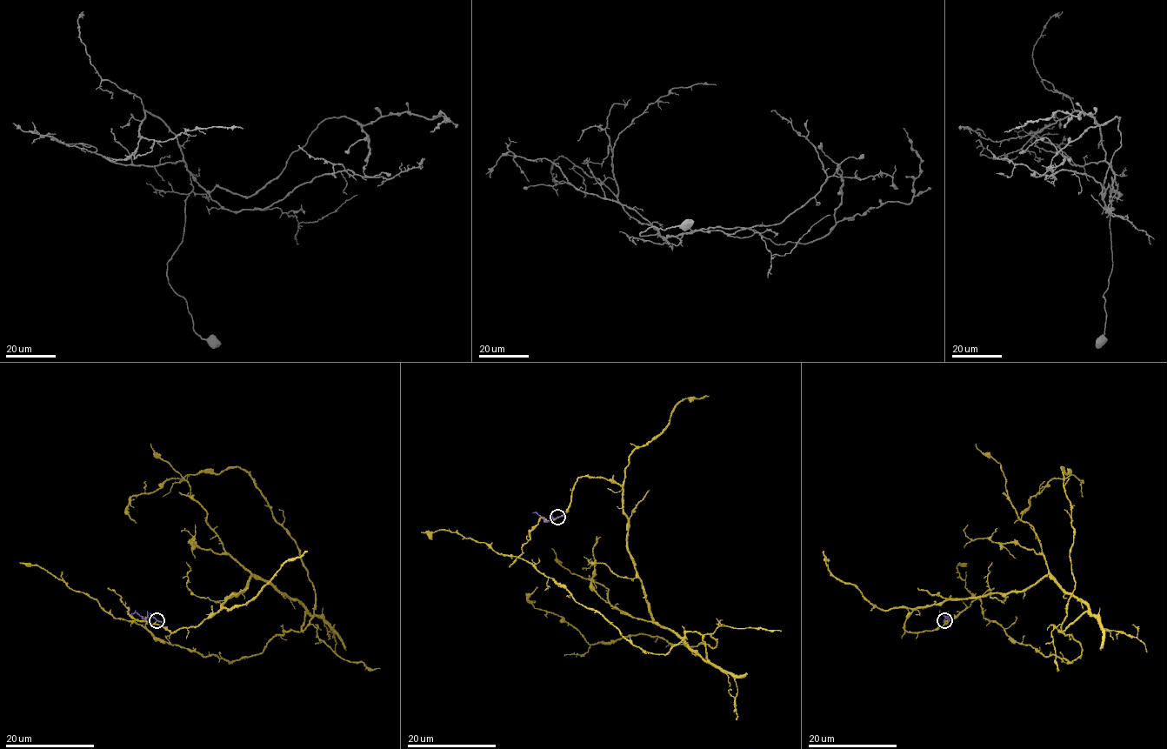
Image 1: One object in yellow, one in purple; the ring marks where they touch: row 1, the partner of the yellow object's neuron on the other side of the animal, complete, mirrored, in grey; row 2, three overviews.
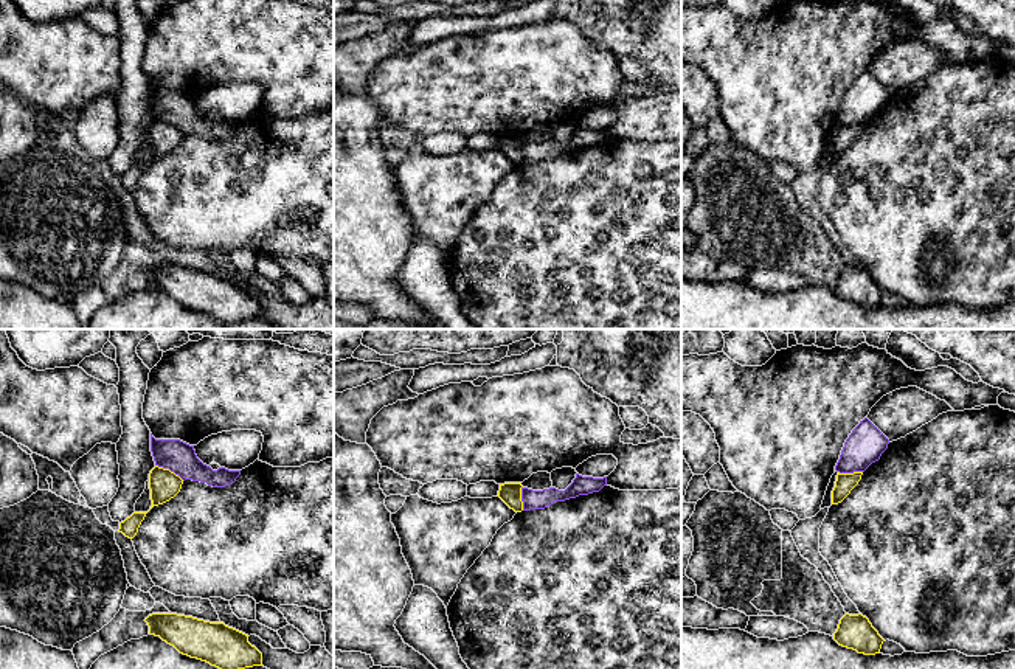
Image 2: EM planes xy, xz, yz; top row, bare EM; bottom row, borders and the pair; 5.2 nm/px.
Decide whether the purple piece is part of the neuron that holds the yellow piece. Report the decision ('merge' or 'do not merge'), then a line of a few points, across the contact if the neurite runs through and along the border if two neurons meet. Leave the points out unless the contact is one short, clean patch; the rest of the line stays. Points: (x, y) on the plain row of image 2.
do not merge | xy (155, 117), (173, 123), (183, 132)

